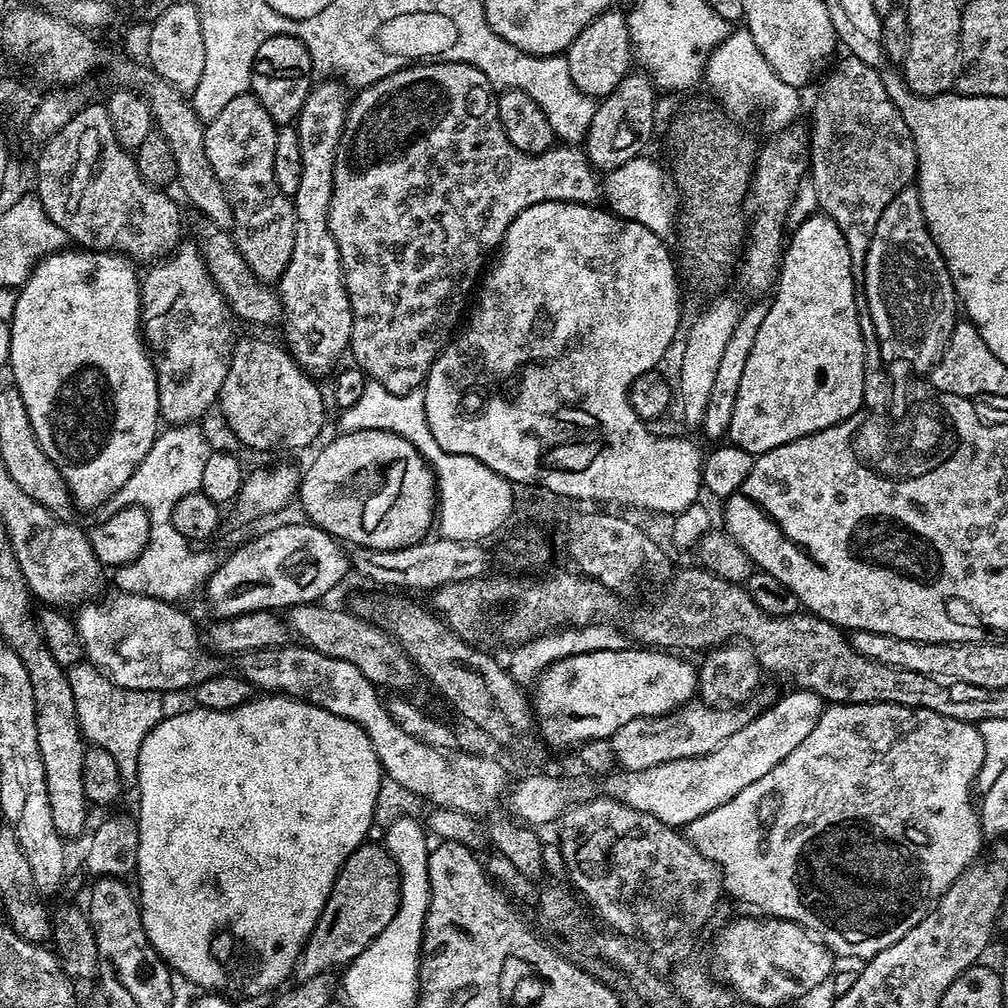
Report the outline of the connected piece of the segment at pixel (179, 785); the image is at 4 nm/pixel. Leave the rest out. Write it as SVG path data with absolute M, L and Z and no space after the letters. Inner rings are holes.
M260 694L234 710L192 706L189 712L165 715L158 726L146 734L146 742L142 742L142 750L138 750L136 775L140 784L140 841L134 879L140 883L138 903L142 926L156 951L173 973L184 975L200 990L260 996L278 987L288 975L293 975L300 951L330 898L342 866L350 854L369 839L376 799L380 796L382 769L368 735L353 720L341 720L338 714L330 714L330 710L322 710L304 700L279 694Z

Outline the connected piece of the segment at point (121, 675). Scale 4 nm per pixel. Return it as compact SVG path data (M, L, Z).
M117 591L109 600L97 599L79 605L80 613L74 616L74 623L84 647L87 663L99 668L112 683L126 690L146 690L147 692L176 692L179 688L191 689L206 678L221 671L222 664L204 656L200 649L202 636L196 633L196 624L183 612L183 607L153 596L139 596L133 592Z

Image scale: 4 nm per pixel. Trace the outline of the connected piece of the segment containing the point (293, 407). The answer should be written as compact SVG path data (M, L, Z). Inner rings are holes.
M244 340L235 345L228 373L222 382L218 412L224 415L228 428L248 448L268 452L271 448L304 448L316 440L324 428L324 396L309 373L305 372L287 347L279 348L268 340Z

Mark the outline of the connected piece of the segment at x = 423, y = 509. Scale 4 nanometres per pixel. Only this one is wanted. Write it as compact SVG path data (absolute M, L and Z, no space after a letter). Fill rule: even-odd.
M370 430L339 433L314 458L301 475L298 502L311 523L353 547L378 550L401 549L423 539L436 518L438 488L435 473L413 446L390 431Z

